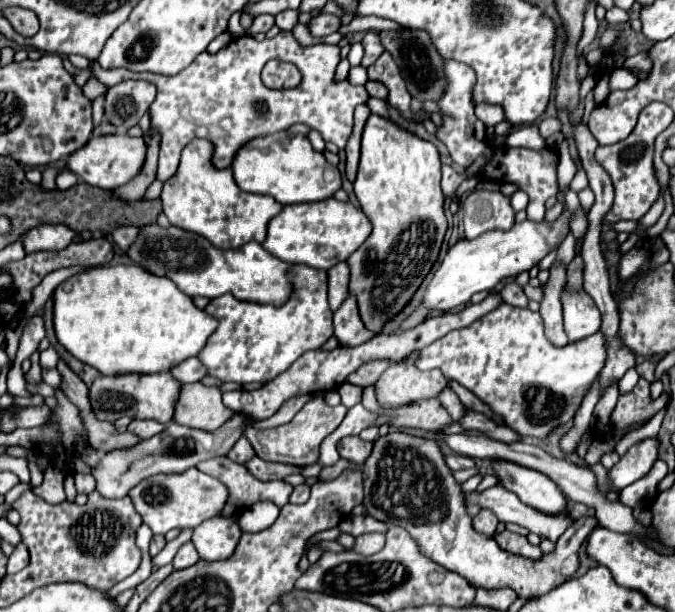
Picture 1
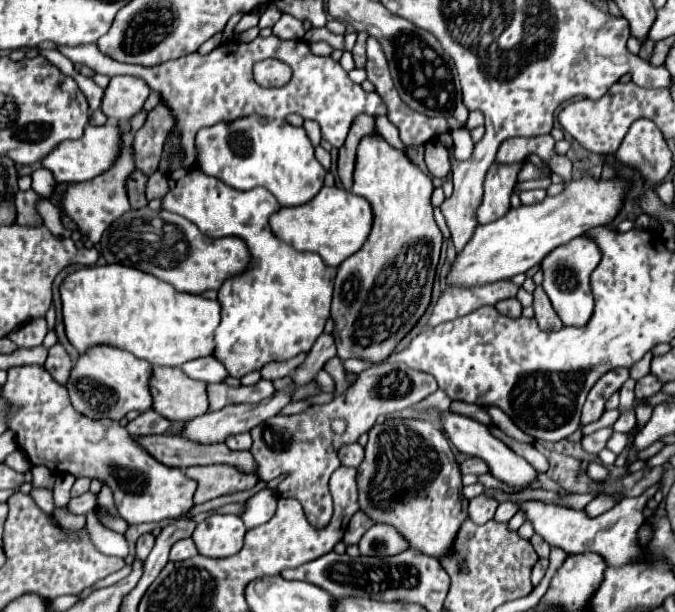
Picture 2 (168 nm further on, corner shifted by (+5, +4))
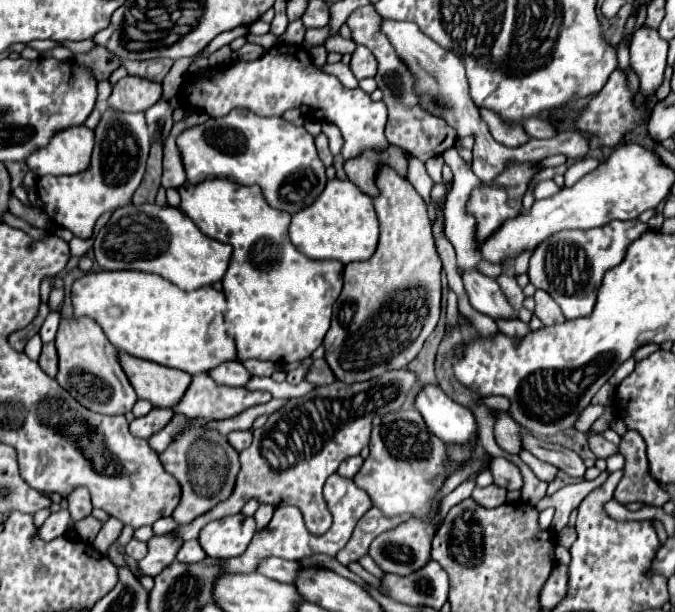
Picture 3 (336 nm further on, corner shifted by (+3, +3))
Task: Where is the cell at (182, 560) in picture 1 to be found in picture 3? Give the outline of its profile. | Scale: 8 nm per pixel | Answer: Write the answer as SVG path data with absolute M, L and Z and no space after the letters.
M188 540L182 544L180 552L178 552L178 560L192 564L192 562L200 562L206 558L206 552L202 550L202 546L198 544L198 540Z

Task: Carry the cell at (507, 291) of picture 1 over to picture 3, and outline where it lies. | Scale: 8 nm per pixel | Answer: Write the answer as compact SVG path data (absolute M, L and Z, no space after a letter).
M498 320L498 330L502 332L502 334L506 334L506 336L510 336L510 338L524 338L528 332L530 332L530 328L522 322L522 320Z

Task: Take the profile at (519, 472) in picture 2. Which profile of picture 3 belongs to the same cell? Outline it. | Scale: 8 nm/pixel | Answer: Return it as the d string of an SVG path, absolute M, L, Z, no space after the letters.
M426 384L416 394L414 406L444 444L464 444L476 434L476 420L470 408L454 402L438 384Z

